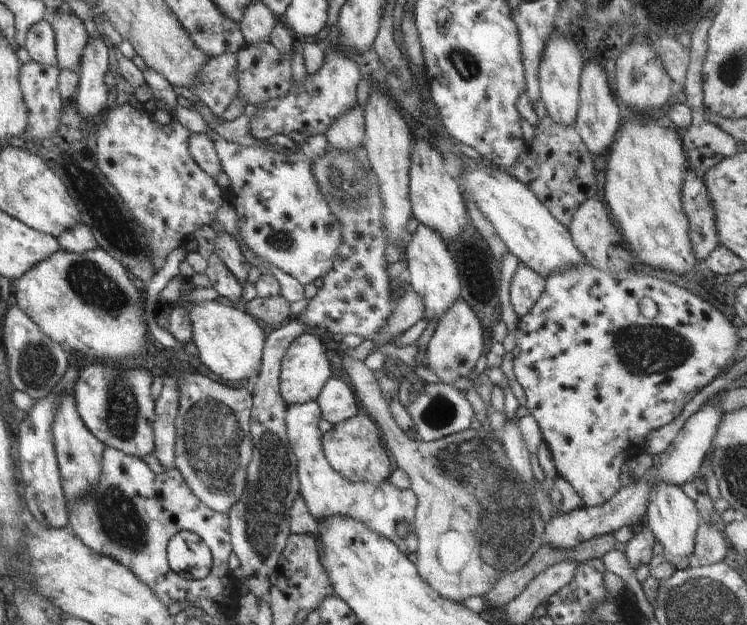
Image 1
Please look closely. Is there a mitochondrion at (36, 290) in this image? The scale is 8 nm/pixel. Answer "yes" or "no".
no

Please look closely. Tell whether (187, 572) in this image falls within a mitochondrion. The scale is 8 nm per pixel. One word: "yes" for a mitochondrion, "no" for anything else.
no

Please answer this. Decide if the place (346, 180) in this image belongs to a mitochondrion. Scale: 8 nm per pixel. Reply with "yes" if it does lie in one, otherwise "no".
yes

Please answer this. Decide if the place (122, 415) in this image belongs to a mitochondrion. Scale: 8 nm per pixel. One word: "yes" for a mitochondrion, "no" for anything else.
yes

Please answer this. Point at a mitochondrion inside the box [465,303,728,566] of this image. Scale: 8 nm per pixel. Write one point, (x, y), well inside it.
(641, 351)

